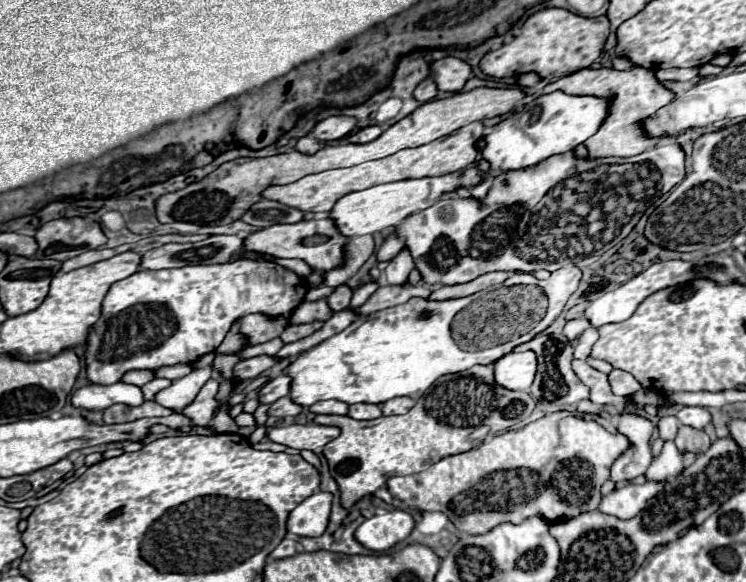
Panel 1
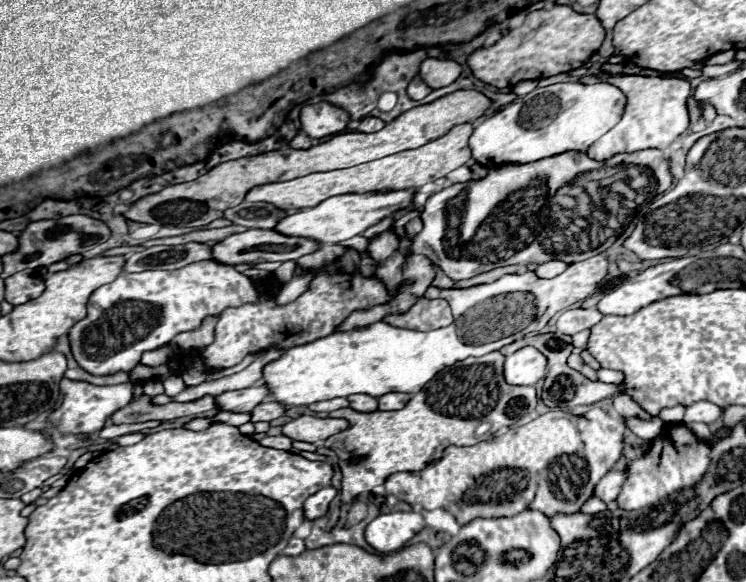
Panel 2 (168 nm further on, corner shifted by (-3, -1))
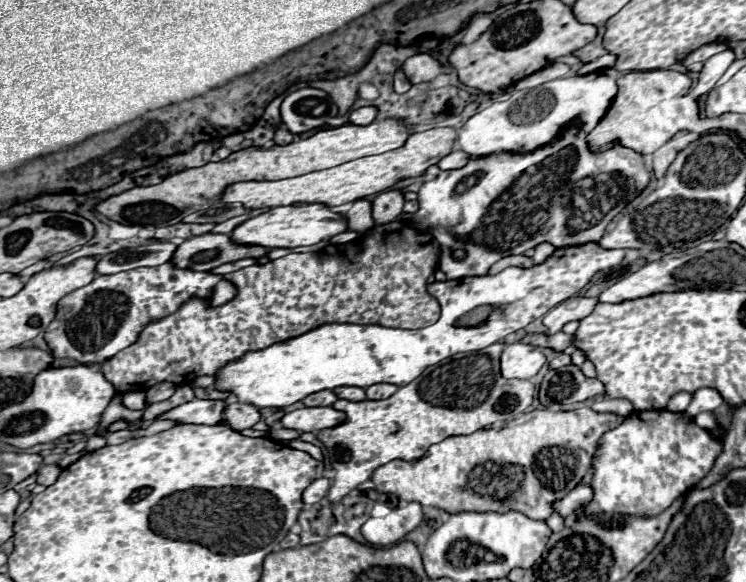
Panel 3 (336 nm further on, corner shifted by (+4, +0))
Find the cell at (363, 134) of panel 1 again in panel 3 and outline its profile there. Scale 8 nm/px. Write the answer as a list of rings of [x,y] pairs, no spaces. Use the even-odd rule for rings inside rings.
[[[365,106],[365,108],[357,108],[349,114],[349,122],[357,124],[357,126],[367,126],[375,120],[377,116],[377,108],[375,106]]]

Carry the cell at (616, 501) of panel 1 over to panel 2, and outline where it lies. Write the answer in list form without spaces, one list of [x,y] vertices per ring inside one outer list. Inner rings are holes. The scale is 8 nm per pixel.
[[[664,425],[662,433],[652,441],[652,447],[648,451],[646,457],[642,459],[634,459],[632,463],[628,463],[628,473],[630,477],[626,479],[620,495],[618,495],[618,505],[624,511],[636,511],[636,509],[644,509],[654,505],[656,501],[660,501],[662,497],[684,489],[684,487],[692,487],[696,485],[702,475],[706,473],[706,467],[710,463],[710,447],[708,443],[700,441],[692,431],[688,431],[684,425]]]

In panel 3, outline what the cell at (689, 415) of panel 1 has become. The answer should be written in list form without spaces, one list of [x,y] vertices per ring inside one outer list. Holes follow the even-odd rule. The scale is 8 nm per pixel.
[[[701,388],[693,394],[693,400],[689,404],[689,408],[685,410],[689,416],[697,416],[699,412],[709,412],[715,410],[723,404],[725,400],[721,398],[721,394],[717,394],[717,390],[713,388]]]

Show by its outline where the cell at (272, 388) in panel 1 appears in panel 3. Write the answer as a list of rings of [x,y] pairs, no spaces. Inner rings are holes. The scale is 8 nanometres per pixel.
[[[191,400],[173,410],[163,412],[157,420],[173,420],[177,424],[219,424],[225,402],[221,400]]]

